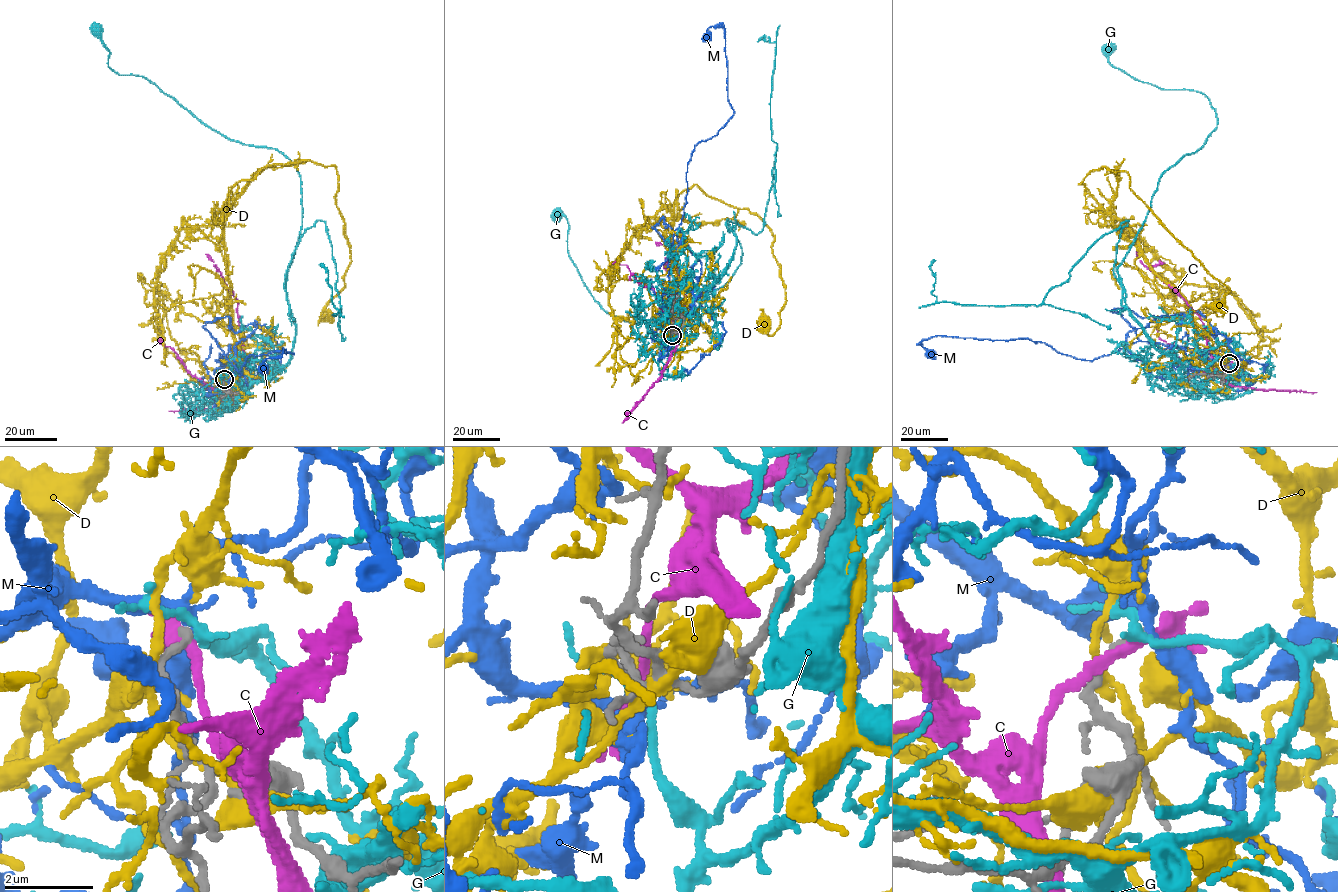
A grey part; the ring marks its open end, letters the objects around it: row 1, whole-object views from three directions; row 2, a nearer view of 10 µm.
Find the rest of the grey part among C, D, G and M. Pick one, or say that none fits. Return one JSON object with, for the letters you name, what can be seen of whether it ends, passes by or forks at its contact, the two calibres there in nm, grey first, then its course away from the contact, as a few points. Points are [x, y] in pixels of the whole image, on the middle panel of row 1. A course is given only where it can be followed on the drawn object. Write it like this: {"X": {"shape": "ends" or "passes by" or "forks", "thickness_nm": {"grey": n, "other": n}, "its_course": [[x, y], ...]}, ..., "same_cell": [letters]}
{"M": {"shape": "forks", "thickness_nm": {"grey": 200, "other": 240}, "its_course": [[672, 334], [663, 319], [687, 163], [696, 145], [734, 113], [725, 29], [710, 26], [706, 37]]}, "same_cell": ["M"]}

